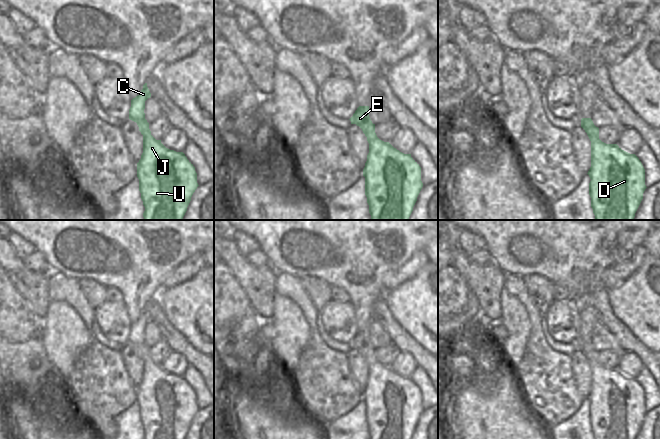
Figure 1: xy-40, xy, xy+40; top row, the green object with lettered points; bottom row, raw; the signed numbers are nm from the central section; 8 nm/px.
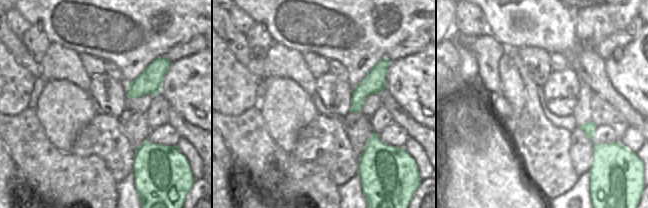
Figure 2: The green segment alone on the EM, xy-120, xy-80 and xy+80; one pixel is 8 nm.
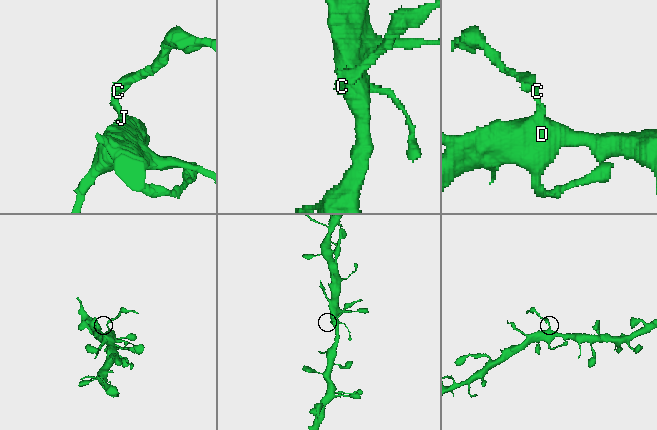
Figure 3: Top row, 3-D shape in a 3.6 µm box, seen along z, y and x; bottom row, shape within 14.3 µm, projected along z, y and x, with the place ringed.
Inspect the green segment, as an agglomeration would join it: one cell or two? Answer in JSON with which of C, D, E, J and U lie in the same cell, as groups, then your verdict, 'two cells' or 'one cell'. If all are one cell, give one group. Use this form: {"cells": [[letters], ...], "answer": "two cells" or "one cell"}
{"cells": [["C", "E"], ["D", "J", "U"]], "answer": "two cells"}

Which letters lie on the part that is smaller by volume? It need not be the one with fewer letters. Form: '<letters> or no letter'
C, E

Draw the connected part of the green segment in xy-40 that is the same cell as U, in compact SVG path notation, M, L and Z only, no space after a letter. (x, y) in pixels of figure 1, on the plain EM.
M149 348L144 352L139 352L139 355L143 359L143 377L137 387L137 401L141 423L145 431L143 439L185 439L191 421L199 410L195 391L183 376L170 374L161 367L161 364L156 364L151 359Z

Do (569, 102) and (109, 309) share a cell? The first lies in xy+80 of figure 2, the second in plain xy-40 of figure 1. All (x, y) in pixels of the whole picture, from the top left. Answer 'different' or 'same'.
same

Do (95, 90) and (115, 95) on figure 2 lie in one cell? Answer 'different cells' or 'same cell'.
same cell

